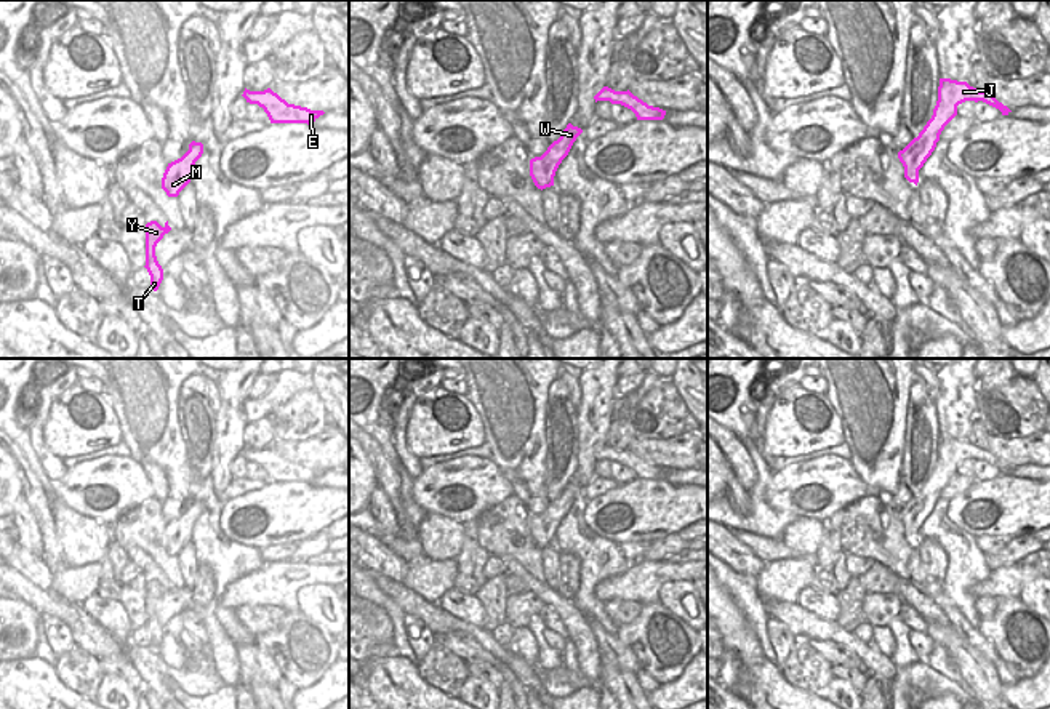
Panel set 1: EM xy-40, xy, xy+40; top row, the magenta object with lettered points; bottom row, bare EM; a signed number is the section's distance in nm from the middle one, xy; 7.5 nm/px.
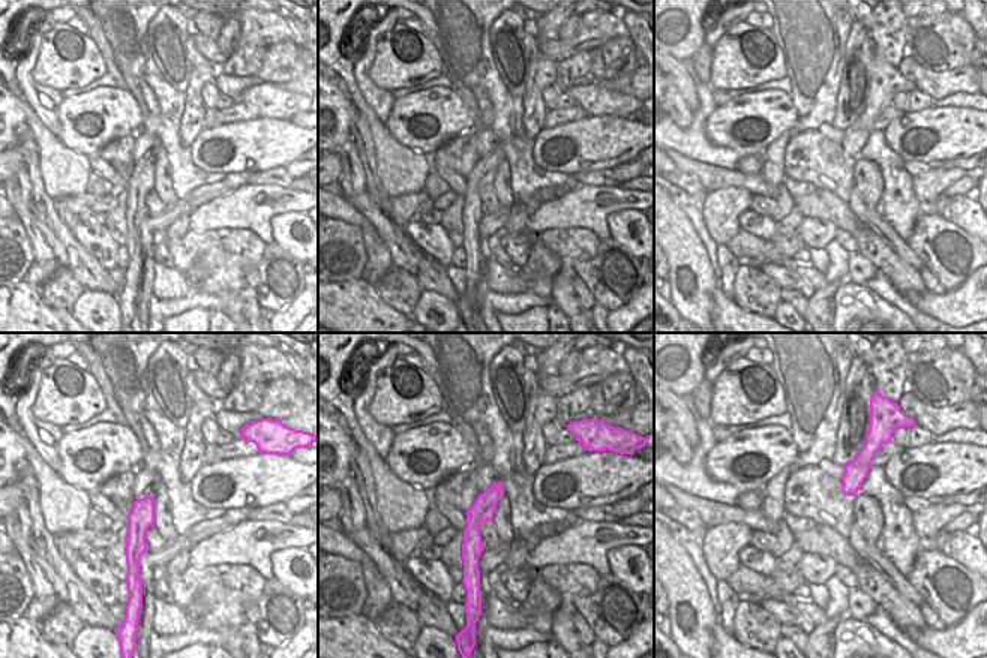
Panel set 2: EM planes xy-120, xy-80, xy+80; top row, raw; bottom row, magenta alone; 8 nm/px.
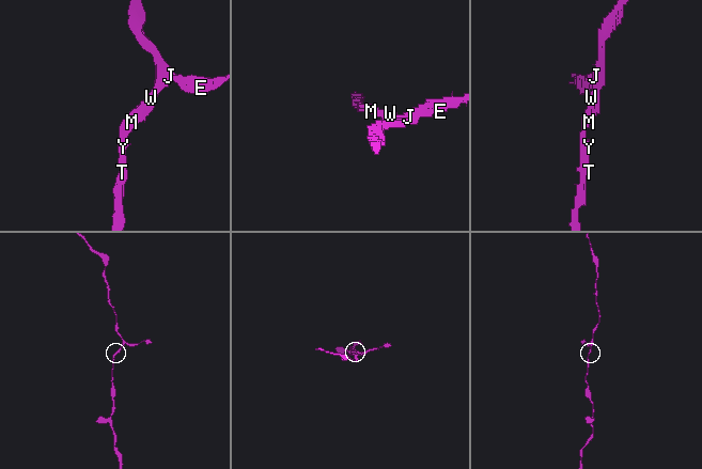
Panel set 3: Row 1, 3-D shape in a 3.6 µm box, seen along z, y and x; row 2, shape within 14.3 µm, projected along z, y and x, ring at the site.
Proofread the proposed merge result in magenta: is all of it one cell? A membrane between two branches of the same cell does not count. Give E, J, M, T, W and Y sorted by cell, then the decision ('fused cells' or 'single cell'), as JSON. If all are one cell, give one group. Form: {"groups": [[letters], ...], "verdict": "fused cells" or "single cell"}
{"groups": [["E", "J", "M", "T", "W", "Y"]], "verdict": "single cell"}

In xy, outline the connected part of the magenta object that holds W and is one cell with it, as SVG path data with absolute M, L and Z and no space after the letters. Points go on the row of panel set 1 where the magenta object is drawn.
M568 123L560 138L554 141L541 157L530 160L530 176L538 189L543 190L554 186L559 165L568 155L573 142L581 133L581 128Z

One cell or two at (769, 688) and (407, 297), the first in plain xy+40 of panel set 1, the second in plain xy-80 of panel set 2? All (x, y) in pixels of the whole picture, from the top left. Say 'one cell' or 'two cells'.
two cells

